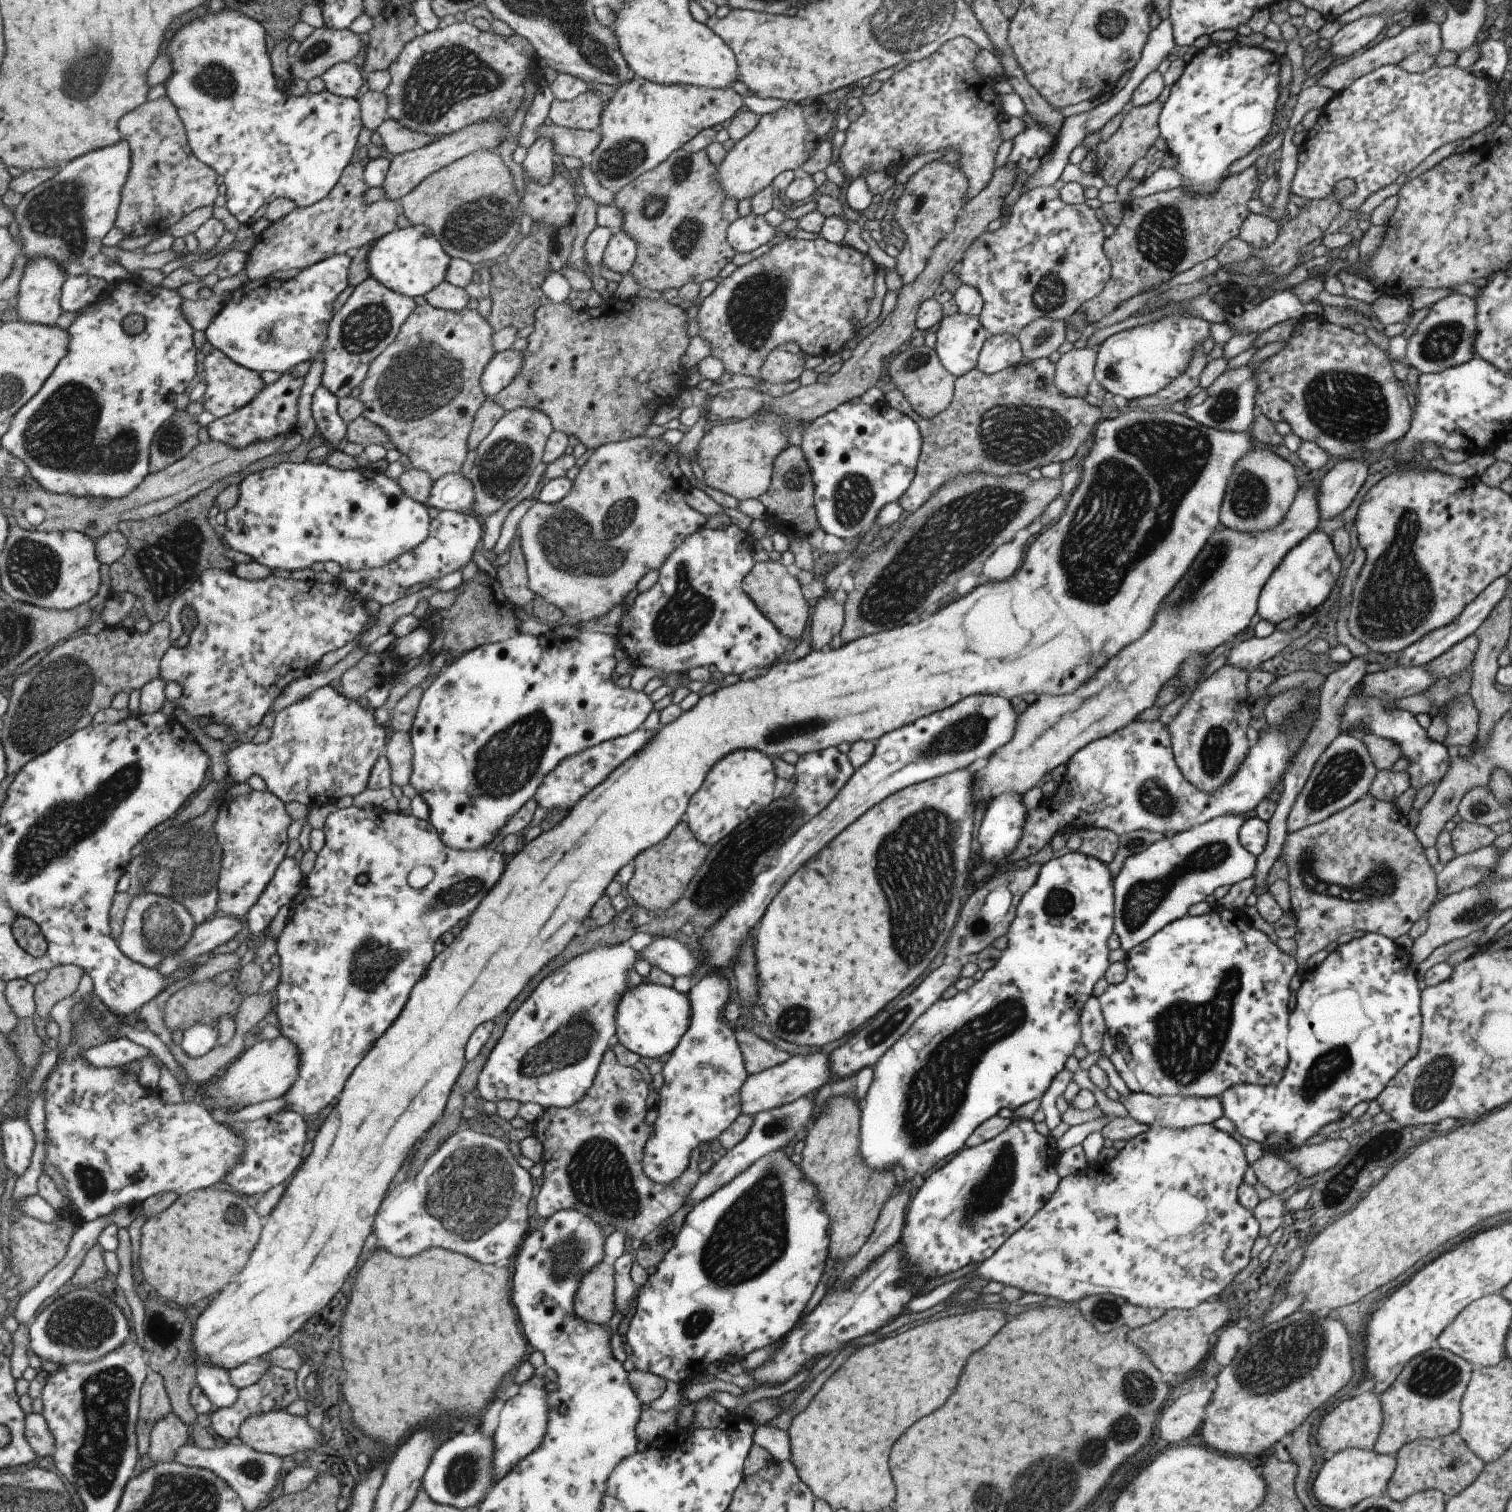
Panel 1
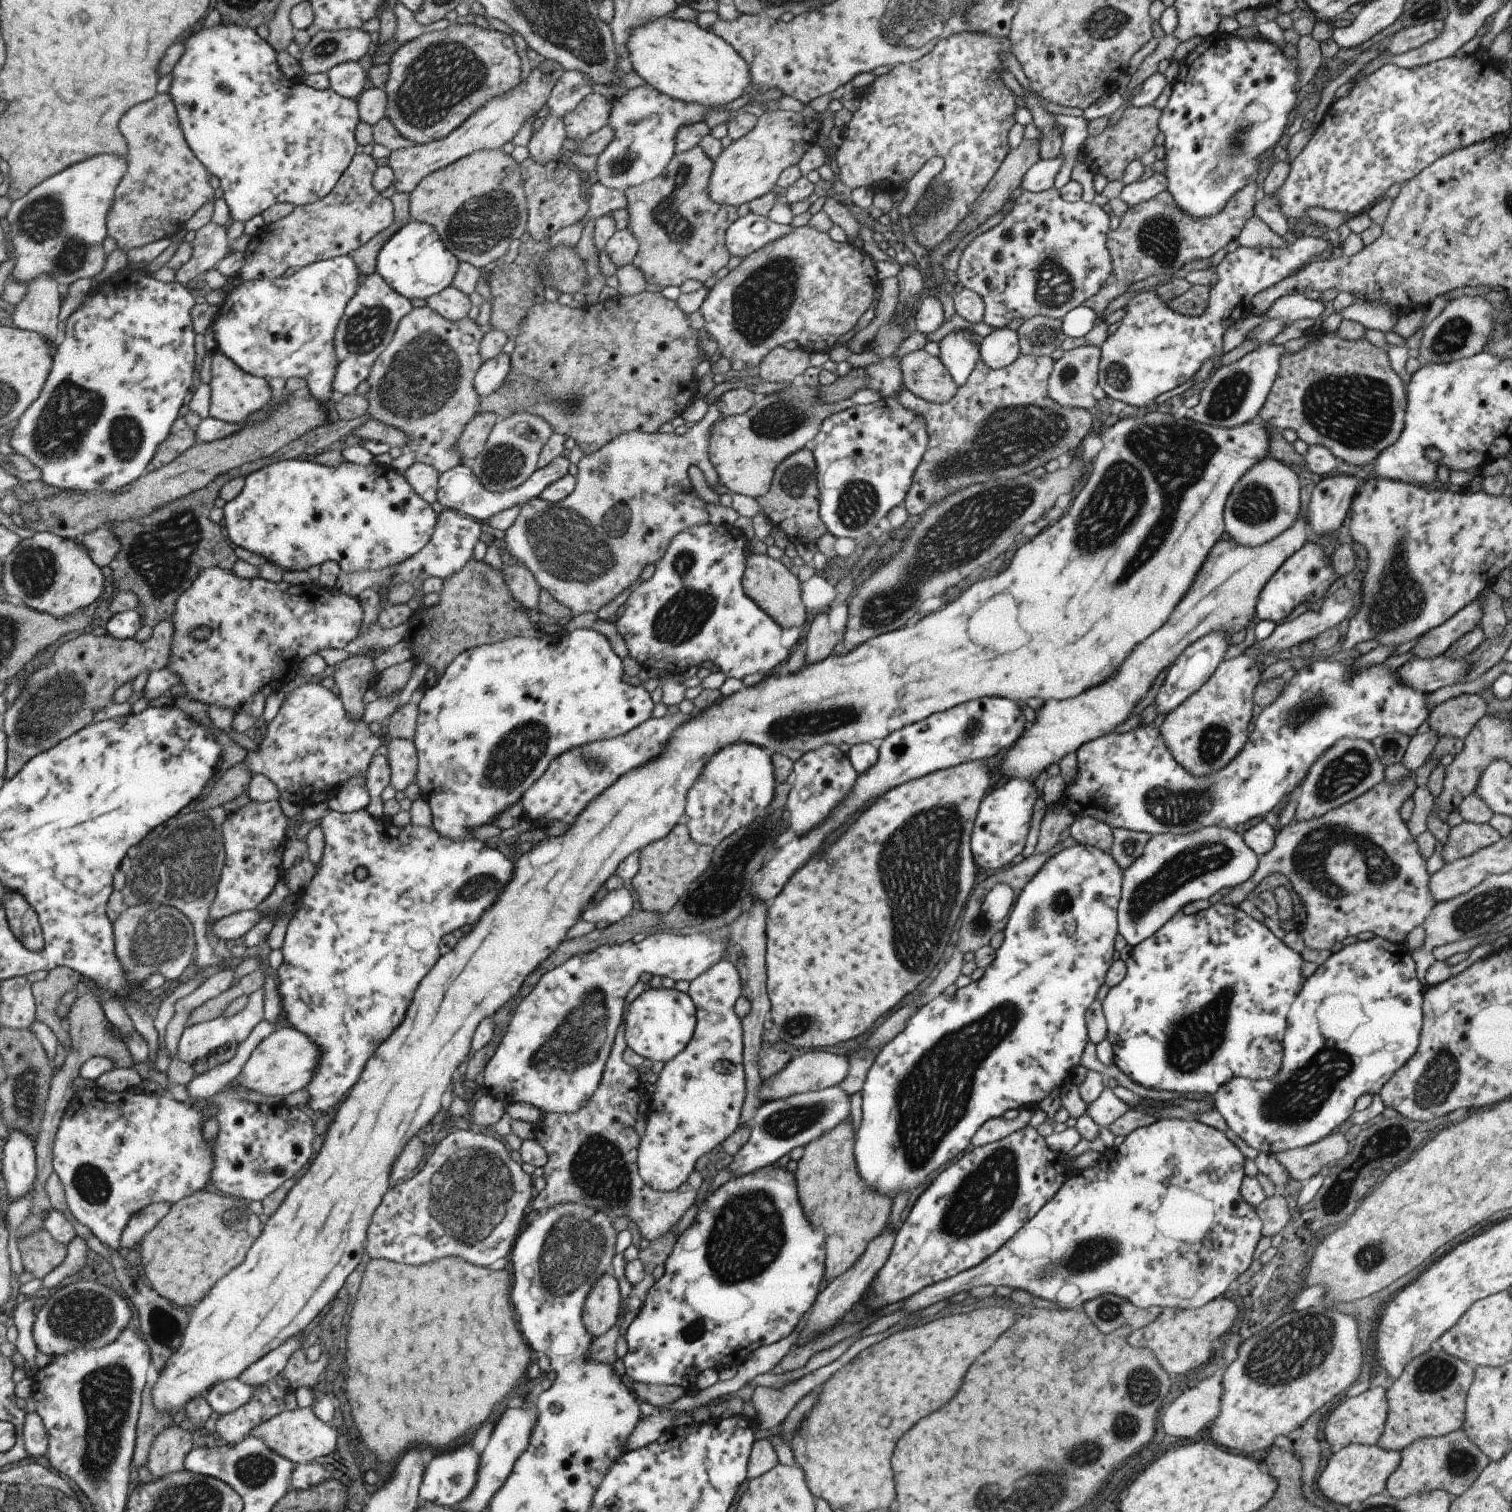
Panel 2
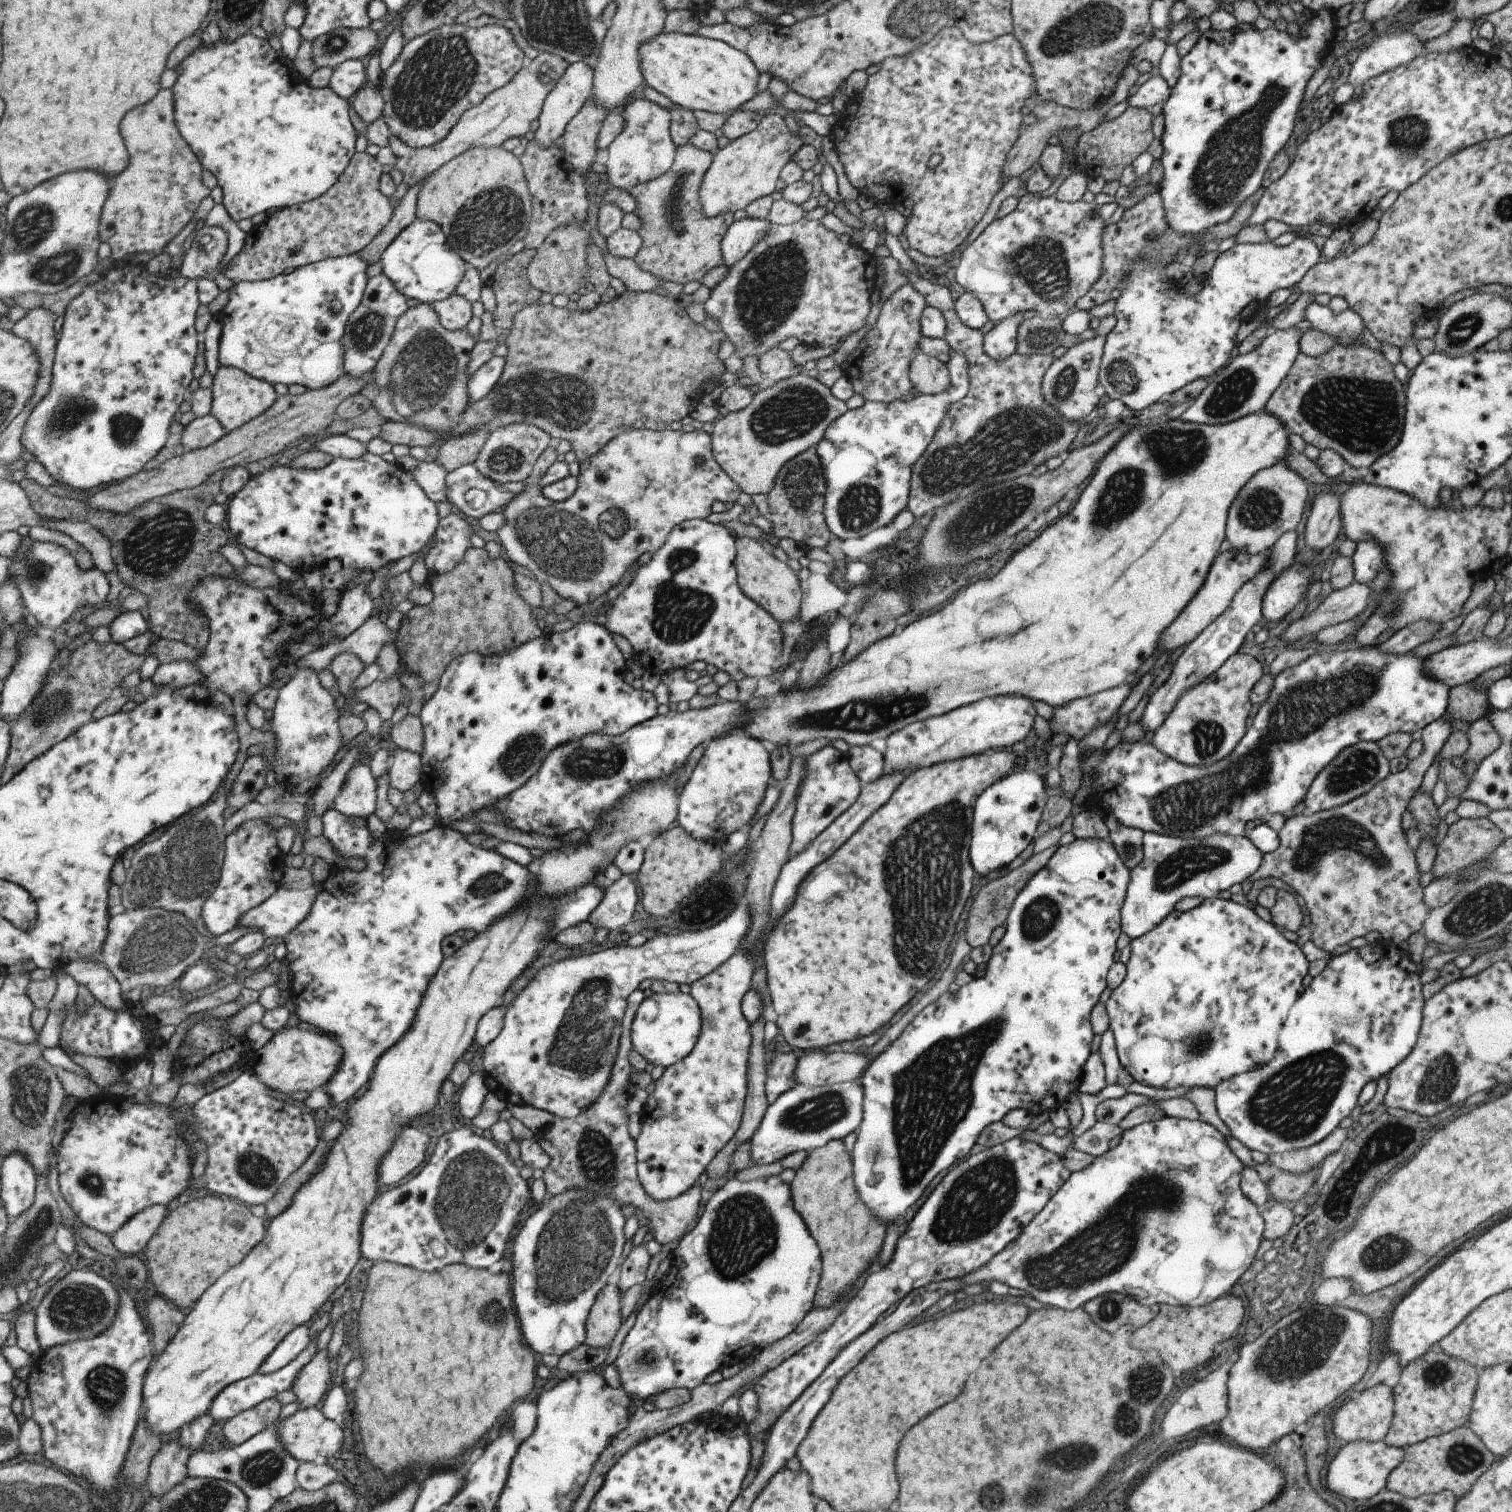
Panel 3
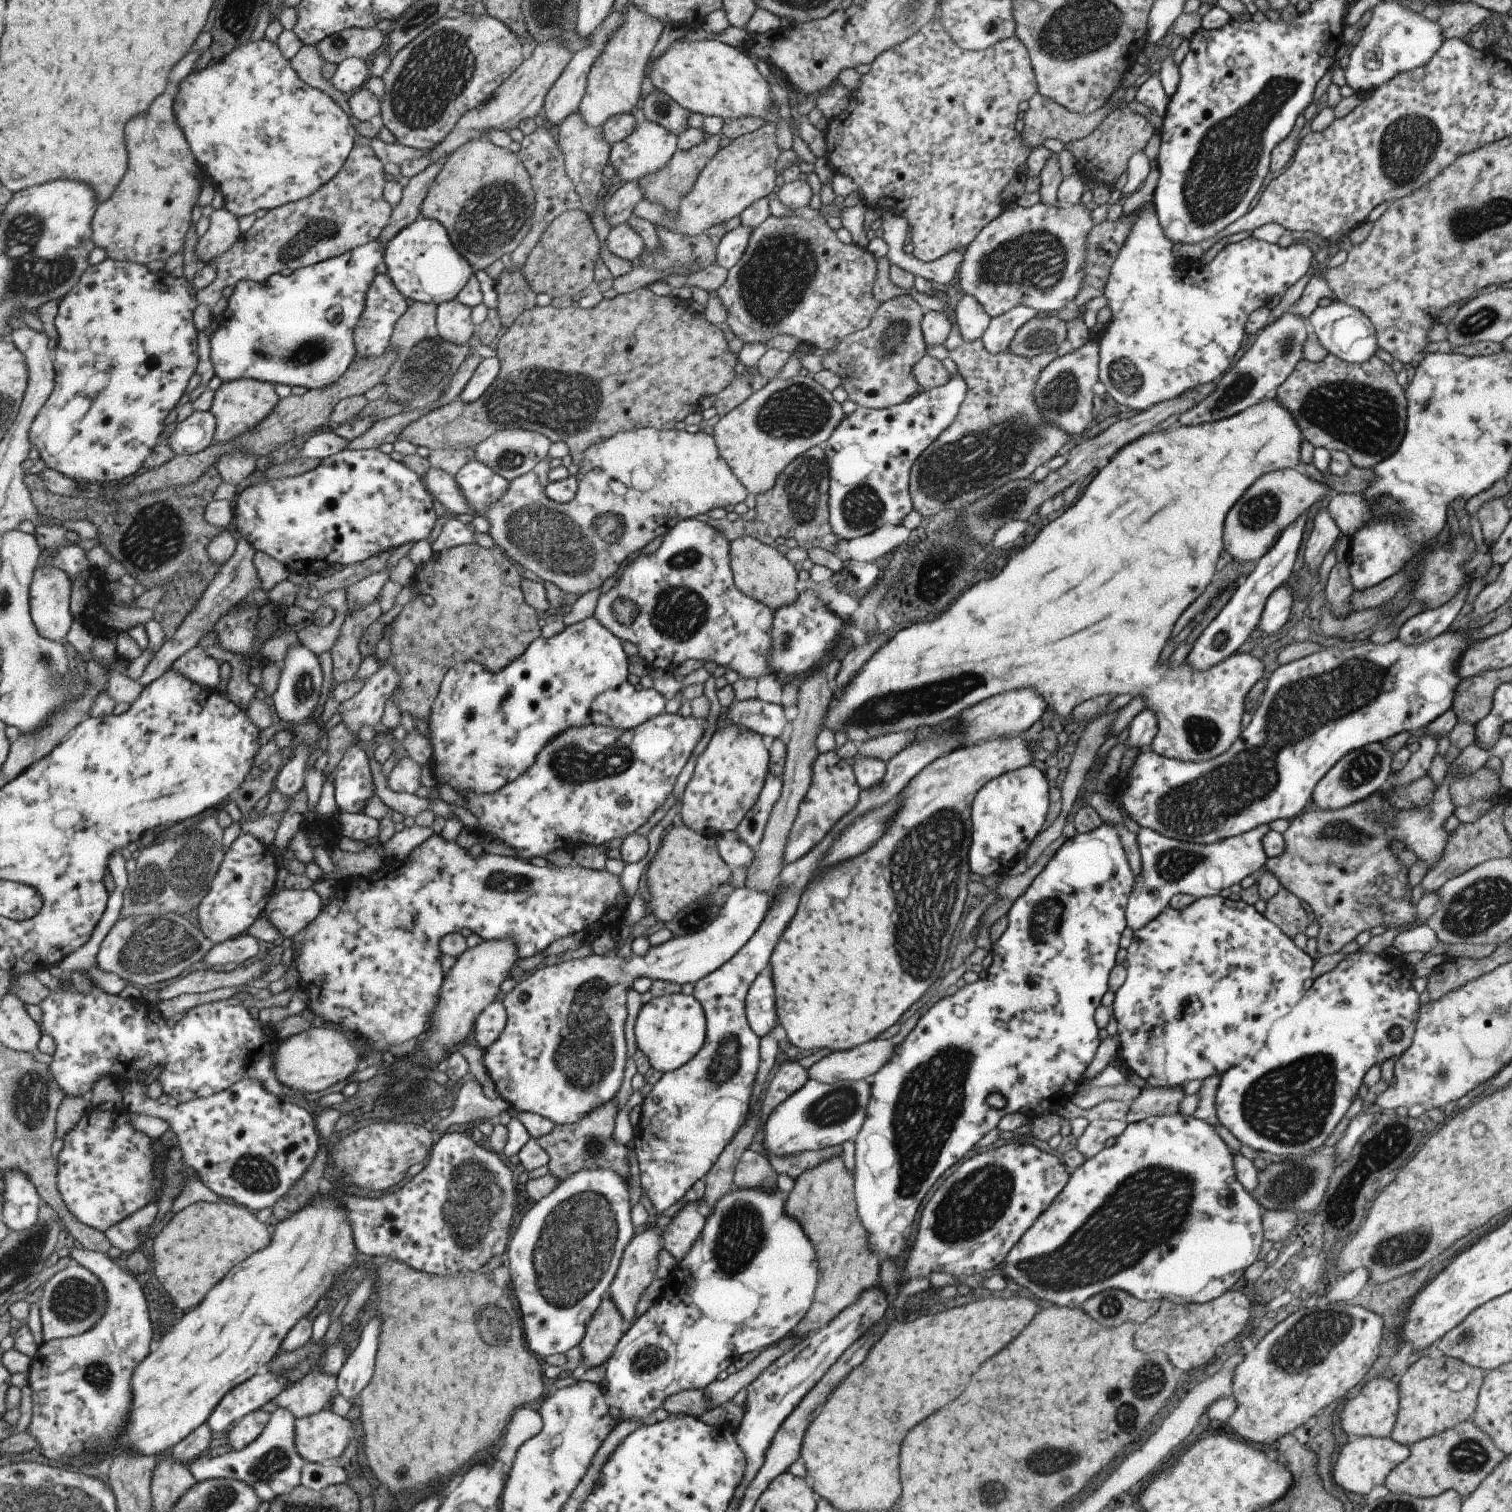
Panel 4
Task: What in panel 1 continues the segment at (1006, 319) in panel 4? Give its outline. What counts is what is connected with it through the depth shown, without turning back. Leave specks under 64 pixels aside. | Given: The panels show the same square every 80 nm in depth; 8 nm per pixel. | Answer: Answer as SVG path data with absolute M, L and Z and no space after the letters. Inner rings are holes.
M991 335L985 339L978 354L975 368L990 375L1019 363L1022 352L1019 341L1013 335Z

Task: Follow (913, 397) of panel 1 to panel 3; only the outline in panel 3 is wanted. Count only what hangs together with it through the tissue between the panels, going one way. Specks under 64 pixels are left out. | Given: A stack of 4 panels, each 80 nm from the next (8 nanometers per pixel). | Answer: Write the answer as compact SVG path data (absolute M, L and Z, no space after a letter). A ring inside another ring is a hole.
M921 351L911 358L907 377L916 394L937 394L949 386L946 364Z

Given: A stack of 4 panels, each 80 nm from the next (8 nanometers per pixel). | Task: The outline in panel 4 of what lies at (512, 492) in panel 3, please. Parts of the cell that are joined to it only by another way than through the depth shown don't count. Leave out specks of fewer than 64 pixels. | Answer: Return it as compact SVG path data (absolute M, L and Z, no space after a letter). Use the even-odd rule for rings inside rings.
M470 461L456 476L459 488L467 494L477 512L487 512L509 489L510 482L489 464Z

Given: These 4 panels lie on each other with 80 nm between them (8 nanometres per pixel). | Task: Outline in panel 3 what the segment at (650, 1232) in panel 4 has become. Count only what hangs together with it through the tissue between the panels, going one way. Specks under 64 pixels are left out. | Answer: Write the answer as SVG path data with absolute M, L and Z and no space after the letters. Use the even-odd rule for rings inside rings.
M645 1242L631 1248L626 1258L622 1260L619 1276L617 1276L617 1284L615 1288L622 1295L629 1288L635 1285L641 1285L647 1278L645 1272L649 1266L649 1255L645 1249Z

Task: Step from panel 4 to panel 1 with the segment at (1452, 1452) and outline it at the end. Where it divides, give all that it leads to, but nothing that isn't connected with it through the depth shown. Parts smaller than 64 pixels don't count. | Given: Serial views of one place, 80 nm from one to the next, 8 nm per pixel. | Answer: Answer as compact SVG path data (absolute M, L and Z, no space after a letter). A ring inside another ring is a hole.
M1455 1431L1438 1439L1415 1439L1404 1444L1394 1455L1395 1468L1388 1480L1385 1494L1401 1502L1416 1492L1437 1489L1445 1496L1455 1496L1479 1476L1485 1464Z

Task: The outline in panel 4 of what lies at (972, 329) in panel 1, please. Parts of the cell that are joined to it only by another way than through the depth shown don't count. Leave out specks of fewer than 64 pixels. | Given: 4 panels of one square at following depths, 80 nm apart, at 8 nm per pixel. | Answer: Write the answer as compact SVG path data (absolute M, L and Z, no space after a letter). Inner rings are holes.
M958 372L948 376L948 382L929 391L920 390L910 399L883 409L858 407L833 428L831 436L821 444L828 468L828 523L839 539L849 540L873 532L881 525L897 526L912 510L908 493L910 468L915 459L953 422L965 395L965 384Z

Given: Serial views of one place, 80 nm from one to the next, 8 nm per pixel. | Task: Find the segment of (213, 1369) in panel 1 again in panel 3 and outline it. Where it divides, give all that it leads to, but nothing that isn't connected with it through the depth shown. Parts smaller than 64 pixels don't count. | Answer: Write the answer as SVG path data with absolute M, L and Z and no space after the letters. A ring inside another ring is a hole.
M317 1337L309 1344L309 1348L298 1358L295 1358L291 1364L287 1364L286 1368L281 1368L281 1370L271 1372L270 1374L257 1373L225 1388L225 1390L217 1396L215 1402L213 1402L210 1408L211 1416L213 1416L216 1422L229 1422L229 1420L233 1420L235 1416L239 1416L241 1412L245 1412L245 1410L249 1410L249 1408L255 1408L257 1404L261 1404L261 1402L265 1402L265 1400L275 1398L280 1392L292 1389L296 1382L295 1376L300 1376L299 1372L302 1372L301 1370L316 1356L316 1342Z

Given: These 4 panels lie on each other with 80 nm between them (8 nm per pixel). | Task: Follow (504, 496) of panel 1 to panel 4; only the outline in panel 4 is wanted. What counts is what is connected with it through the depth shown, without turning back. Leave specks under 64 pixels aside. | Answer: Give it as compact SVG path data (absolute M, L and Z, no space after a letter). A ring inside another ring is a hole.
M506 429L491 434L490 438L479 442L473 450L475 450L475 460L489 464L494 471L497 470L502 477L511 482L527 474L537 463L545 459L551 444L552 441L537 432L527 429Z

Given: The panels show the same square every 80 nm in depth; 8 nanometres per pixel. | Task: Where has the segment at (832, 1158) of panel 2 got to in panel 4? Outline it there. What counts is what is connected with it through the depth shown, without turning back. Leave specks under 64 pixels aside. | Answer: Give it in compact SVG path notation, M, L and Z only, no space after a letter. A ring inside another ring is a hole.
M841 1156L825 1160L825 1164L817 1164L817 1168L809 1168L809 1172L797 1176L794 1183L791 1192L786 1194L783 1212L799 1224L817 1258L817 1283L811 1305L793 1330L781 1338L799 1338L800 1341L827 1326L843 1308L849 1308L861 1292L878 1284L879 1260L869 1252L867 1232L856 1212L852 1172L843 1166Z

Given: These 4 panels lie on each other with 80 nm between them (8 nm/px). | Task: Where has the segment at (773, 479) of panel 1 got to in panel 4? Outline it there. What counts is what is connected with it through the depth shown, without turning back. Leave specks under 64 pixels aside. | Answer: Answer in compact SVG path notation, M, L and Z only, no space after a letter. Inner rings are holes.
M819 445L794 458L777 475L775 484L769 491L755 496L755 520L743 518L728 521L723 517L706 519L706 523L723 533L729 541L748 536L769 545L773 544L775 538L793 538L803 550L817 547L832 552L839 538L831 532L828 523L827 495L828 468L823 449Z

